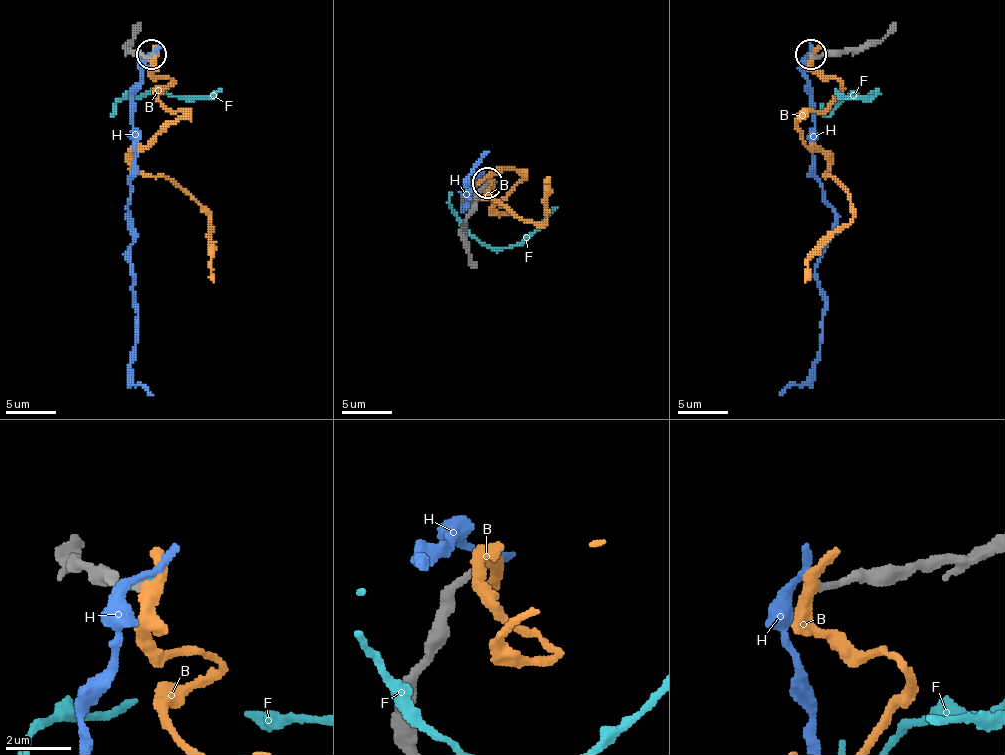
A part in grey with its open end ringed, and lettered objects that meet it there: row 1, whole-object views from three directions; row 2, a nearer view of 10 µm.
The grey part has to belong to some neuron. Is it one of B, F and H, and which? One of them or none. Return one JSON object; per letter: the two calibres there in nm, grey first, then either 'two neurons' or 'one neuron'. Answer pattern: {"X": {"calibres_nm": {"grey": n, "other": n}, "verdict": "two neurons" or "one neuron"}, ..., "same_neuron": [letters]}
{"B": {"calibres_nm": {"grey": 240, "other": 380}, "verdict": "two neurons"}, "F": {"calibres_nm": {"grey": 220, "other": 50}, "verdict": "one neuron"}, "H": {"calibres_nm": {"grey": 200, "other": 300}, "verdict": "two neurons"}, "same_neuron": ["F"]}

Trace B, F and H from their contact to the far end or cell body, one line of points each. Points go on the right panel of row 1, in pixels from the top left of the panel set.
B: (812, 56), (840, 91), (797, 118), (800, 138), (820, 151), (853, 216), (807, 262), (805, 282)
F: (812, 56), (850, 91), (868, 96), (873, 91), (873, 96), (843, 96), (835, 88)
H: (810, 53), (812, 176), (835, 231), (815, 269), (825, 312), (815, 372), (780, 395)

